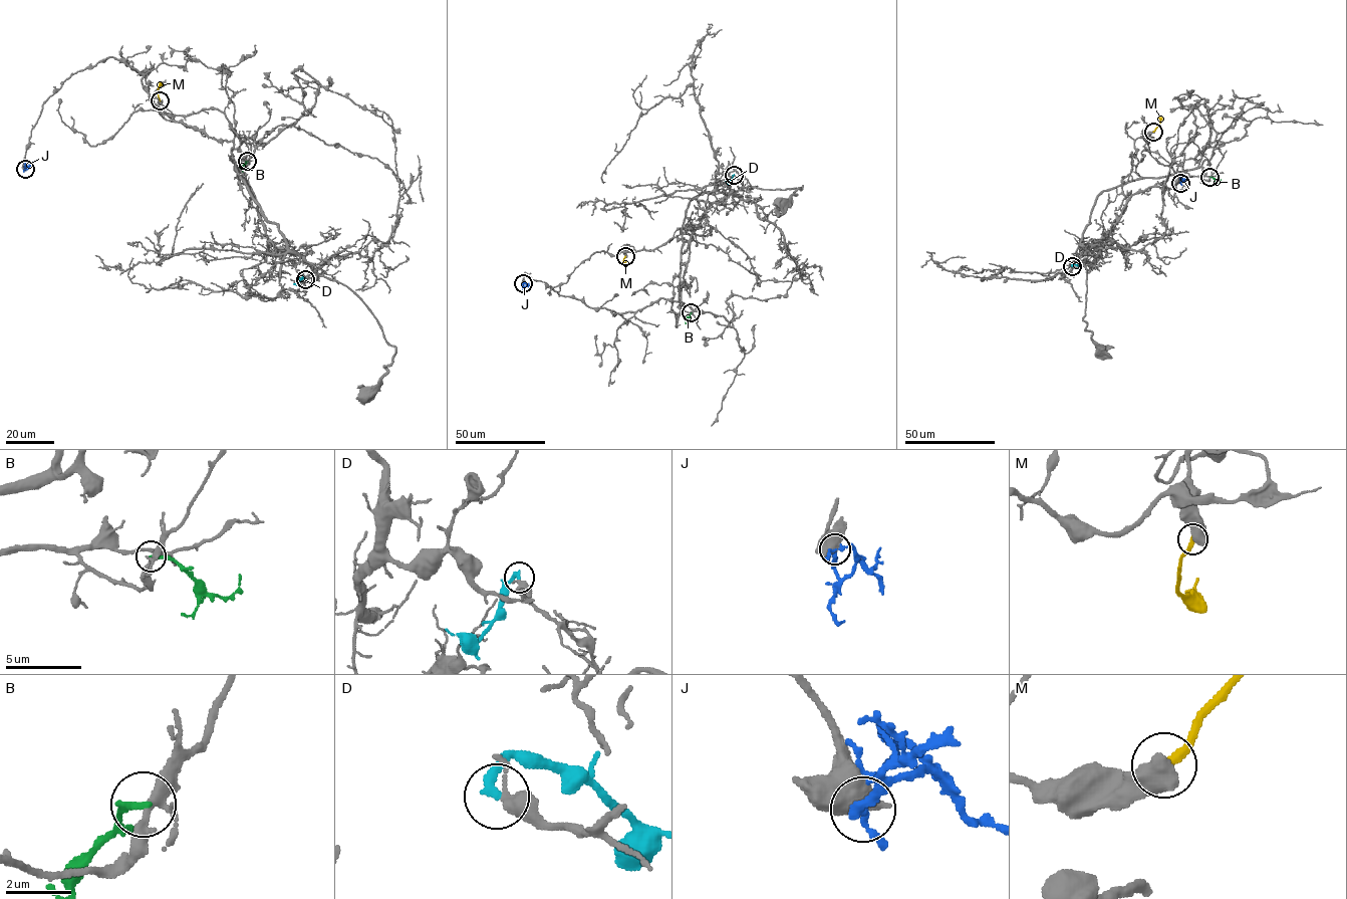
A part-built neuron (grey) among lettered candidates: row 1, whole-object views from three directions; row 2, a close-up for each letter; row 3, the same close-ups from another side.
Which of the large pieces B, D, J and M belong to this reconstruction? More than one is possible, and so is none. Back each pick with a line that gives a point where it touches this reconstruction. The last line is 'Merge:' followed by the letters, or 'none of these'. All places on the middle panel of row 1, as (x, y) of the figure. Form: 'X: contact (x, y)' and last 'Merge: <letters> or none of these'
M: contact (625, 256)
Merge: M

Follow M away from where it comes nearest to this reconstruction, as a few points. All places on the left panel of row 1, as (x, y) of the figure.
M: (160, 100), (158, 88), (161, 82)

